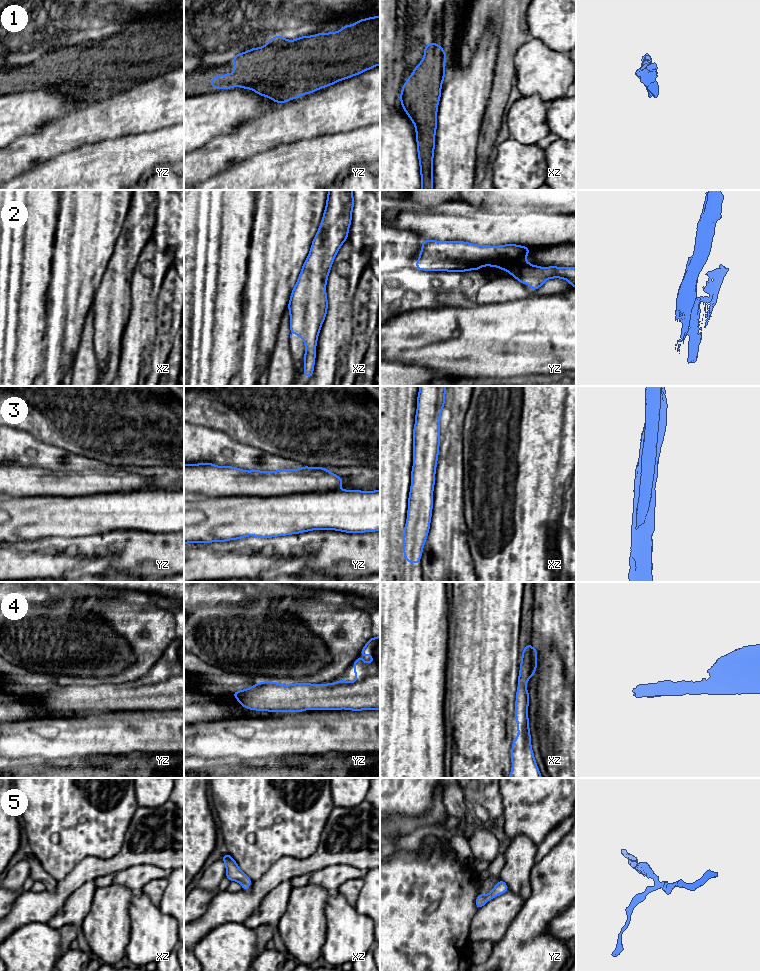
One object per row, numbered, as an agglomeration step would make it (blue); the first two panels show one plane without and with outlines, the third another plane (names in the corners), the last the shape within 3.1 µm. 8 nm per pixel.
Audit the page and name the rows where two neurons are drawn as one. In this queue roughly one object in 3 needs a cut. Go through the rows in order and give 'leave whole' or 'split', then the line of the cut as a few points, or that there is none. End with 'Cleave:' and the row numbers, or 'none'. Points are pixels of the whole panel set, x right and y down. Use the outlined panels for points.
1: leave whole | no cut
2: leave whole | no cut
3: split | yz (250, 482), (261, 496), (335, 489)
4: leave whole | no cut
5: leave whole | no cut
Cleave: 3

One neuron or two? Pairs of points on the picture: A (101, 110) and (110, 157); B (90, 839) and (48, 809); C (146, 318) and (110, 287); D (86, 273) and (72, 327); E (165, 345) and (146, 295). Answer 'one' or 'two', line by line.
A: two
B: one
C: two
D: one
E: two

